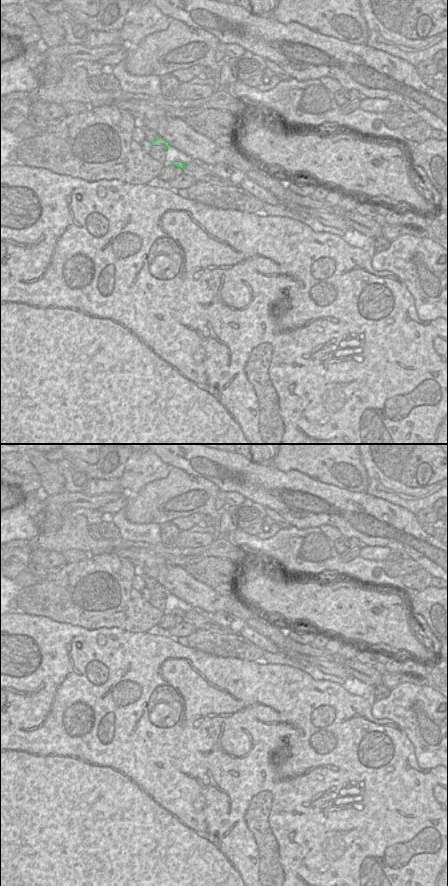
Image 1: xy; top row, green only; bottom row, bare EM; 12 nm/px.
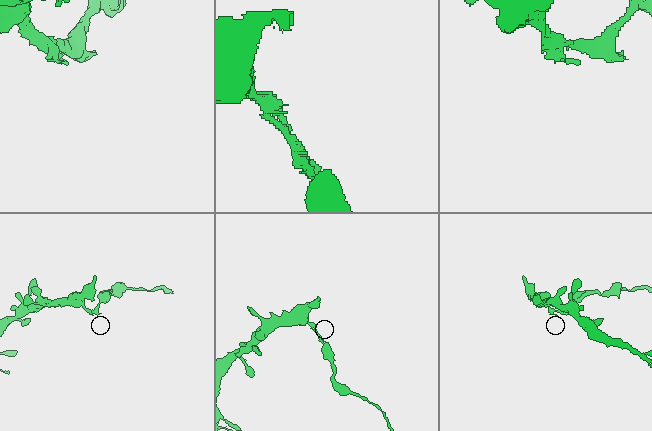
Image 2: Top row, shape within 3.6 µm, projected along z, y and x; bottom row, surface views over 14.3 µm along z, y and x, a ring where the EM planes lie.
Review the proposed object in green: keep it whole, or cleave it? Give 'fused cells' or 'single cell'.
fused cells

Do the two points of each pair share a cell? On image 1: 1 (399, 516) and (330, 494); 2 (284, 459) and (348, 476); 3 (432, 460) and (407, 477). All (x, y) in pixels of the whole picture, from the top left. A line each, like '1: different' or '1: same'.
1: same
2: same
3: same

